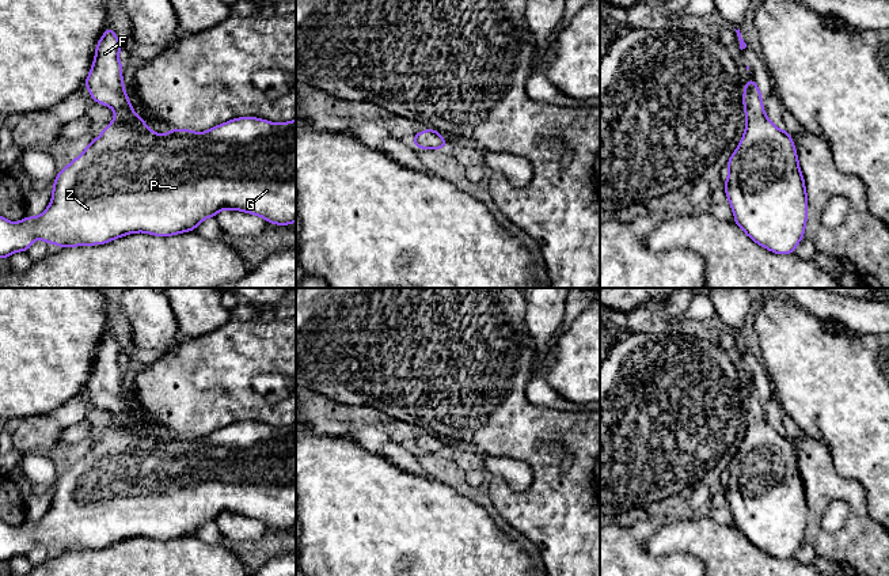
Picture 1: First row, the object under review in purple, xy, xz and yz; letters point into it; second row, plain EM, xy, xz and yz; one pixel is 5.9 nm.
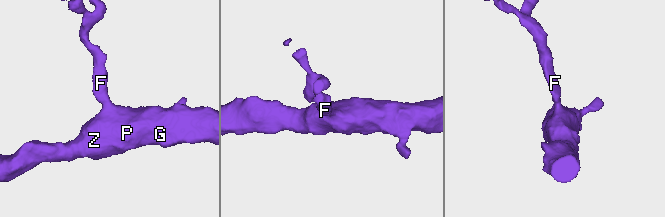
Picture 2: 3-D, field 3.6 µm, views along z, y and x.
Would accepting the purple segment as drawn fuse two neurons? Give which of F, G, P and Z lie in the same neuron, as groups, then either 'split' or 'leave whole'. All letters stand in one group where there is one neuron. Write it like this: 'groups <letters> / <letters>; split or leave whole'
groups F G P Z; leave whole

